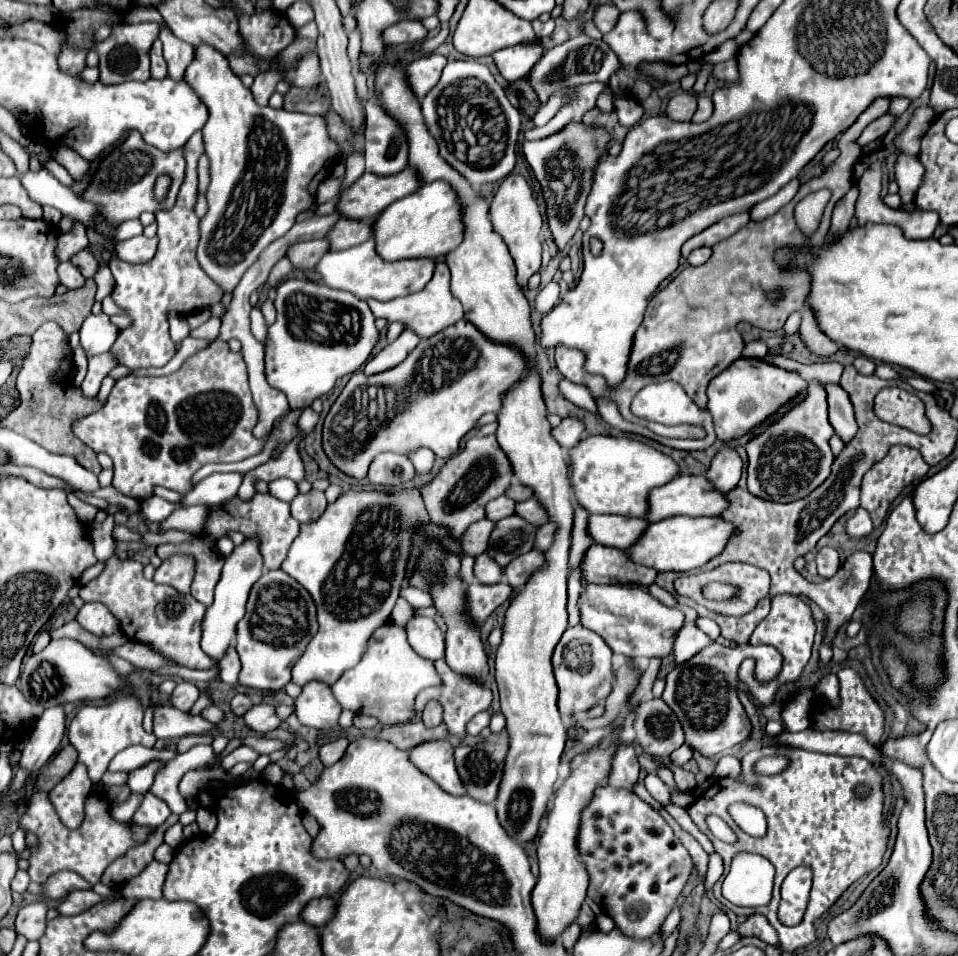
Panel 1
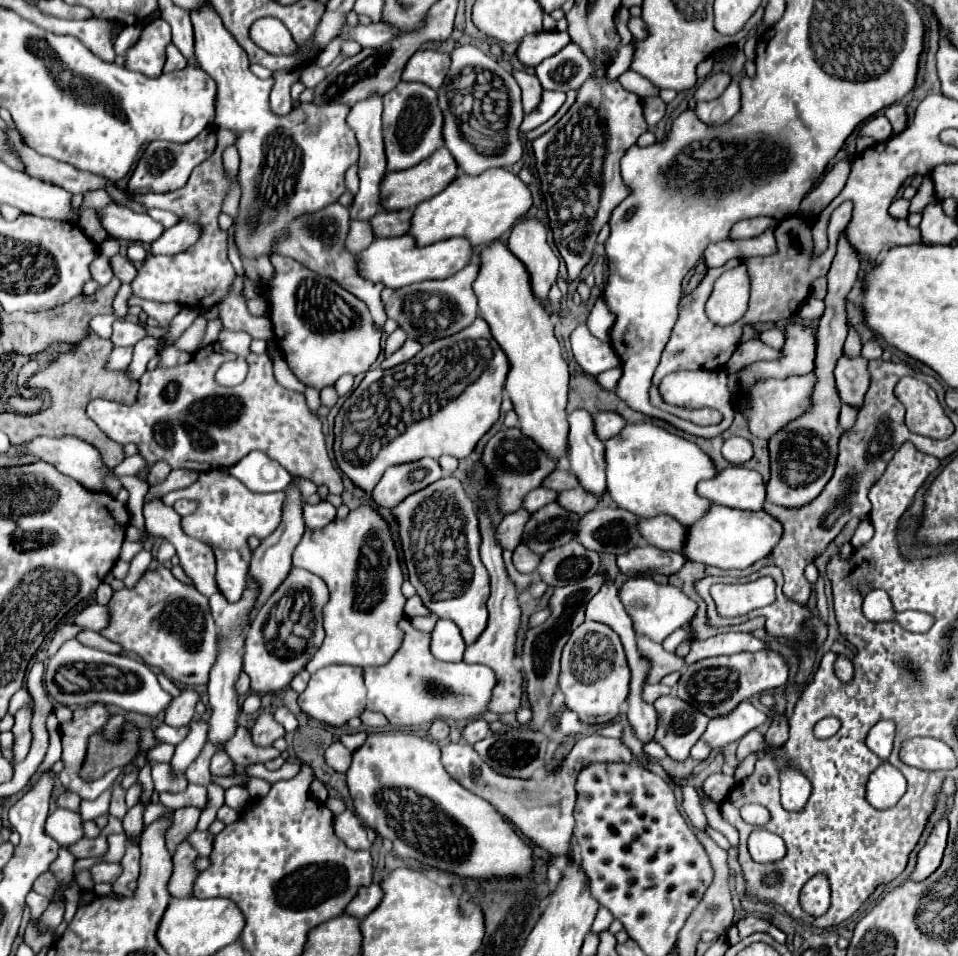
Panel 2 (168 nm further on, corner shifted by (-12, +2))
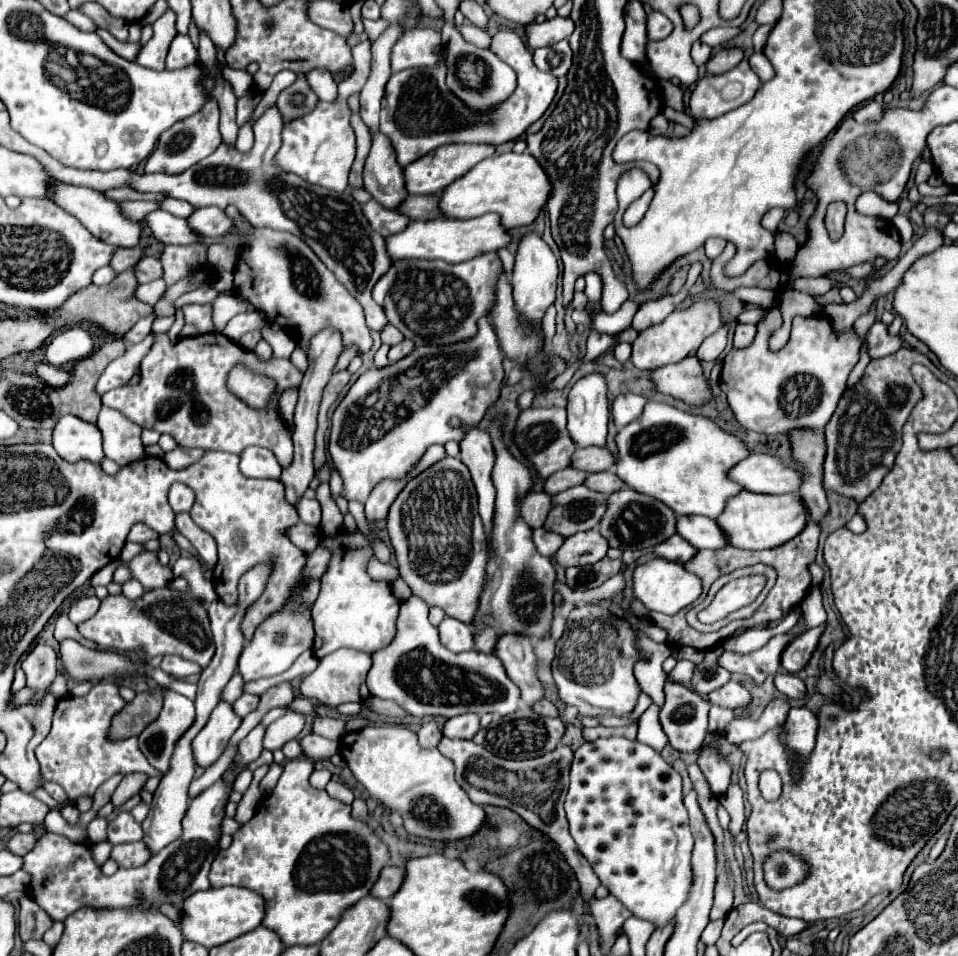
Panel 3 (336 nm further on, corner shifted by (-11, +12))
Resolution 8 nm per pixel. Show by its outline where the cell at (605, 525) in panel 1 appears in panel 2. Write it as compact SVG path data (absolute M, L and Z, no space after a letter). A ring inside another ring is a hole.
M654 516L638 522L640 536L662 550L678 552L686 538L686 526L676 522L672 516Z

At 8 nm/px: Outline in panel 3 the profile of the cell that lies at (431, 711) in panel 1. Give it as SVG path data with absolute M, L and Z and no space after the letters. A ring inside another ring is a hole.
M427 722L417 732L417 738L419 738L419 744L423 748L437 748L439 740L441 740L441 730L439 730L439 726L435 722Z

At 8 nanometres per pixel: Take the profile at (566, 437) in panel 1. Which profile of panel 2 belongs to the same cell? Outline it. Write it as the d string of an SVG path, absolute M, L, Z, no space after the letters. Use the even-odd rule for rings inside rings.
M600 412L594 416L594 426L596 426L596 436L600 440L608 440L616 436L624 428L626 420L614 412Z

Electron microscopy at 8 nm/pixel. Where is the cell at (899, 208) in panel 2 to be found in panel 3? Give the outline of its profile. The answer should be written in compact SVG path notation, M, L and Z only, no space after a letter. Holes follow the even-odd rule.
M865 192L859 200L857 200L857 212L865 214L865 216L875 216L875 218L885 218L891 220L897 214L897 204L895 202L887 202L881 196L877 196L875 192Z

